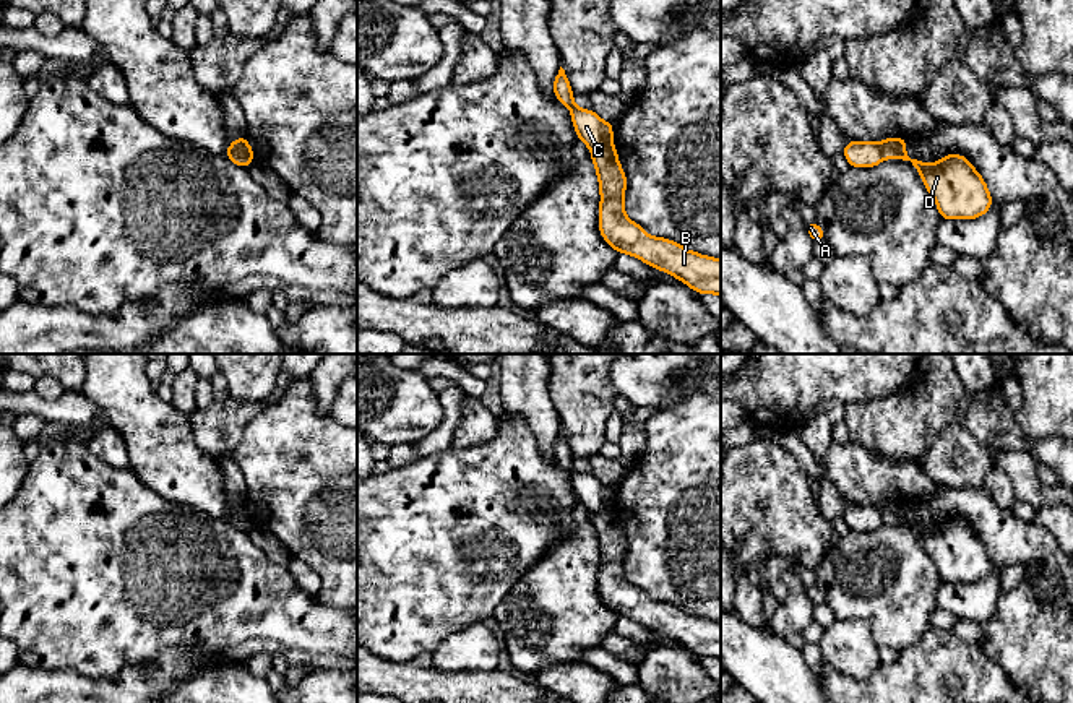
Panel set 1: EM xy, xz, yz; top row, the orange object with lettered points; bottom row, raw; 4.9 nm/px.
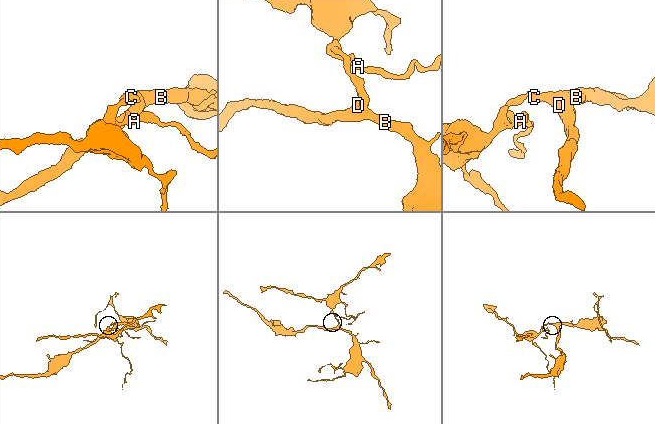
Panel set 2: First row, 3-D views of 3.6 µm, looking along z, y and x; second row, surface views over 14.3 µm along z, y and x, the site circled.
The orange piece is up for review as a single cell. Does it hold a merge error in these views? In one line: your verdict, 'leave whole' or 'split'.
split

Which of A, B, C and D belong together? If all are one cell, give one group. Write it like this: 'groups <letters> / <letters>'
groups A C / B D

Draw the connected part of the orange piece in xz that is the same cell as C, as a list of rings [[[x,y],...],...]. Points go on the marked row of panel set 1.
[[[562,67],[554,80],[554,94],[570,109],[576,135],[591,151],[614,146],[614,125],[604,122],[594,110],[584,110],[575,104],[571,86]]]

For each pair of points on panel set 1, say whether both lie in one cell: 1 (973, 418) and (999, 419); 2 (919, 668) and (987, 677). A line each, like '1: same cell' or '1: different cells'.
1: same cell
2: same cell

